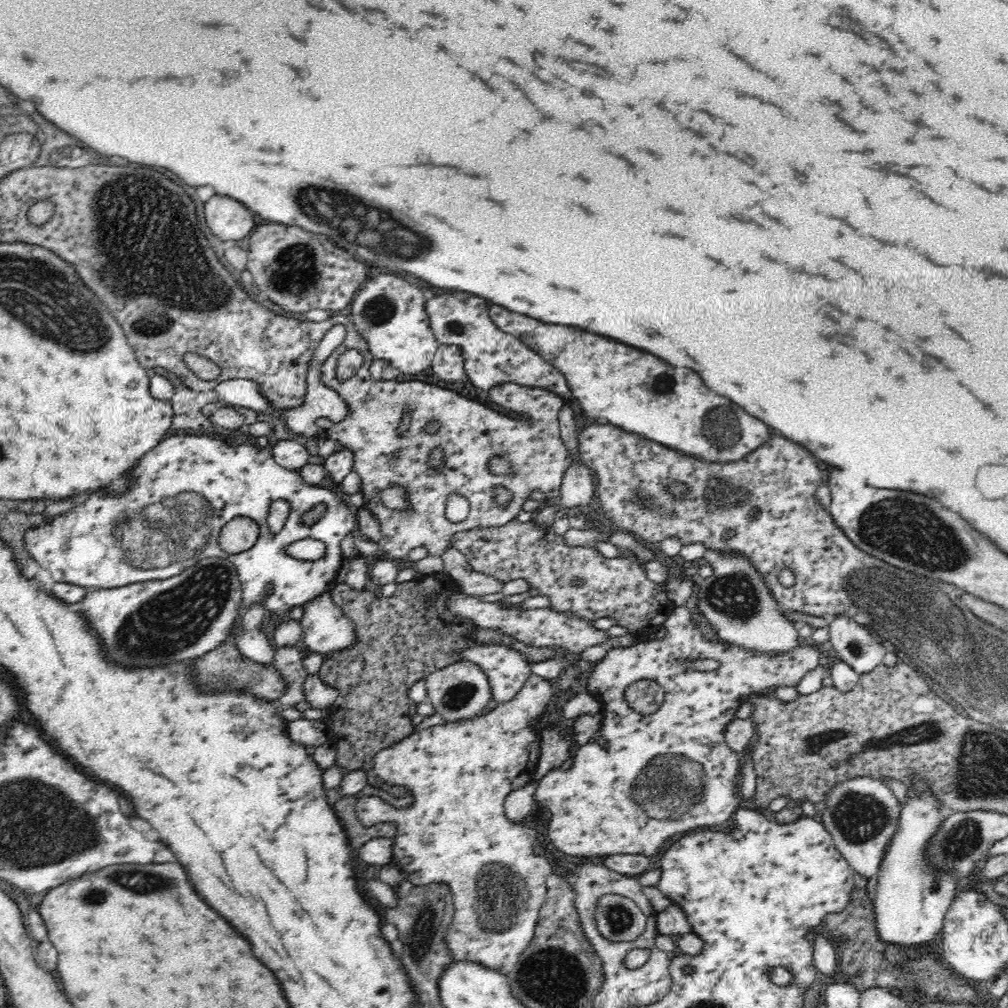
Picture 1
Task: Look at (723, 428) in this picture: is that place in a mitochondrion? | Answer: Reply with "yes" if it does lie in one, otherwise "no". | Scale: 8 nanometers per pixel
yes

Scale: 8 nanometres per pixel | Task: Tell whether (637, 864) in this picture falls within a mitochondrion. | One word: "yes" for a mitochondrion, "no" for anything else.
no

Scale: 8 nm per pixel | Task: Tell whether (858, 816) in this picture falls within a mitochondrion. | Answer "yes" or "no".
yes

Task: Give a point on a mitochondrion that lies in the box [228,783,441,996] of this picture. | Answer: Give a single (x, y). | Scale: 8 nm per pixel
(423, 930)

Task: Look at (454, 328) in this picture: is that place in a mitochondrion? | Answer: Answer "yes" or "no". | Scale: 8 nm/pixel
yes

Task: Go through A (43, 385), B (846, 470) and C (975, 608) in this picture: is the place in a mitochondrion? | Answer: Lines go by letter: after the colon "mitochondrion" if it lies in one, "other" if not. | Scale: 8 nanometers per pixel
A: other
B: other
C: mitochondrion

